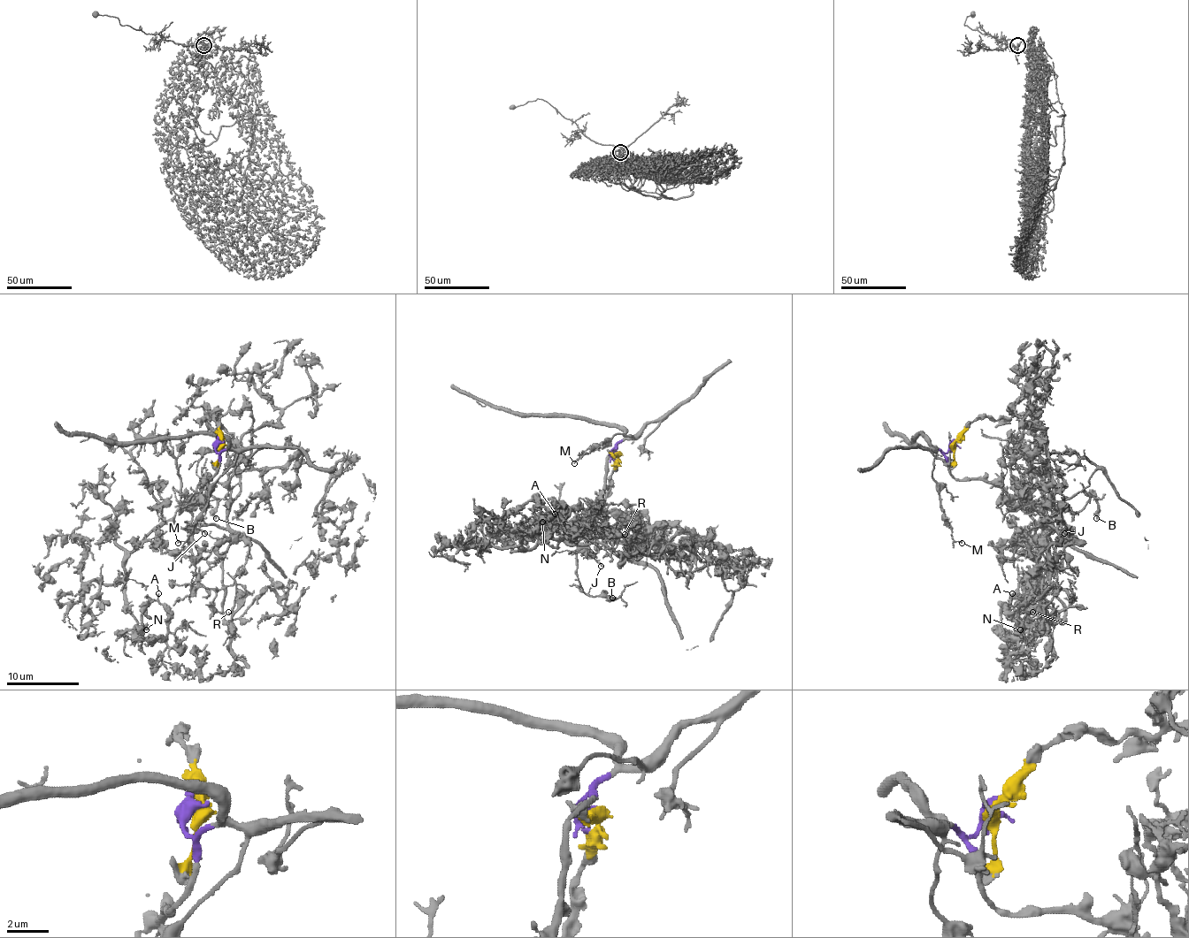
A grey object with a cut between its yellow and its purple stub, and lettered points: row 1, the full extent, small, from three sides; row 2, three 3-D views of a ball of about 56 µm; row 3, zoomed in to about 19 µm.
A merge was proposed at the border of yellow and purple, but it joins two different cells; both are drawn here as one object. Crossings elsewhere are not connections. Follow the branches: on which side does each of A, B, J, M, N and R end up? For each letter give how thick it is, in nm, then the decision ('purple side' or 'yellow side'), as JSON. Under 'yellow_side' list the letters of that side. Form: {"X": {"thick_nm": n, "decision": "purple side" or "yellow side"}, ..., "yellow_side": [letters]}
{"A": {"thick_nm": 160, "decision": "yellow side"}, "B": {"thick_nm": 260, "decision": "purple side"}, "J": {"thick_nm": 150, "decision": "purple side"}, "M": {"thick_nm": 120, "decision": "purple side"}, "N": {"thick_nm": 160, "decision": "yellow side"}, "R": {"thick_nm": 90, "decision": "yellow side"}, "yellow_side": ["A", "N", "R"]}

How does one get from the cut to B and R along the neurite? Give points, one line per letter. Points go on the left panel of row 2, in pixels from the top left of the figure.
B: (219, 445), (218, 470), (191, 507), (180, 507), (181, 512), (191, 495), (212, 495), (216, 519)
R: (219, 445), (205, 415), (236, 446), (240, 495), (223, 559), (231, 622), (238, 591), (229, 611)

